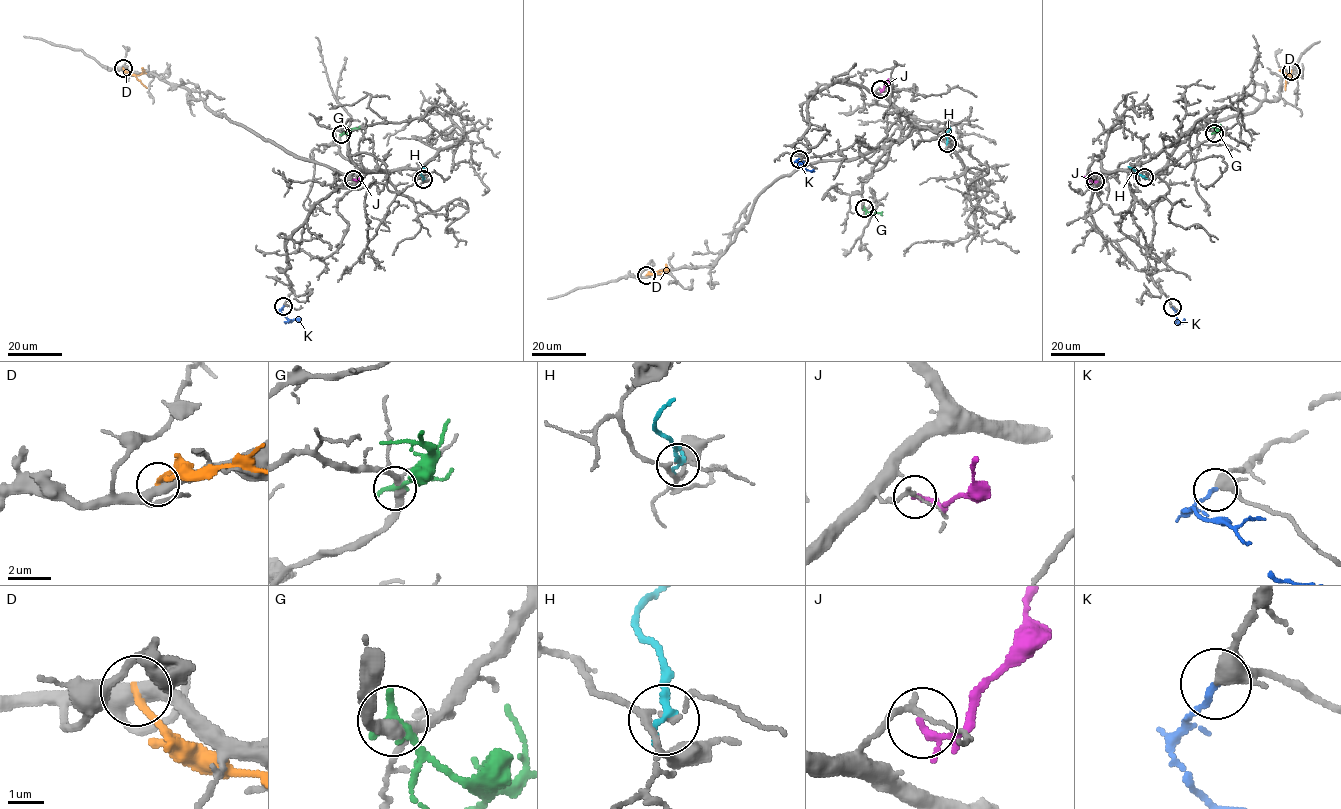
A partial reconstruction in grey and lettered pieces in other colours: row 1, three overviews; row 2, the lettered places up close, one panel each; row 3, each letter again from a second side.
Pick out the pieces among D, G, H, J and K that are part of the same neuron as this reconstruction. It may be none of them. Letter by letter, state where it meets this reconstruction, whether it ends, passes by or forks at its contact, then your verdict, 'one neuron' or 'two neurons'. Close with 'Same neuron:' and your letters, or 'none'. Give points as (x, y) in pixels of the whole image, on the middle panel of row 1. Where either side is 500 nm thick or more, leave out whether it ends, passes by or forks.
D: meets grey at (646, 275); it ends there; two neurons
G: meets grey at (864, 208); it ends there; two neurons
H: meets grey at (947, 143); it ends there; two neurons
J: meets grey at (880, 89); it forks there; two neurons
K: meets grey at (799, 159); it ends there; one neuron
Same neuron: K

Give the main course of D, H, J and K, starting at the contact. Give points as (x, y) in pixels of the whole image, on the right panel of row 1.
D: (1291, 70), (1289, 77), (1279, 70)
H: (1144, 177), (1128, 166)
J: (1095, 181), (1083, 176)
K: (1172, 307), (1179, 321), (1184, 318)

